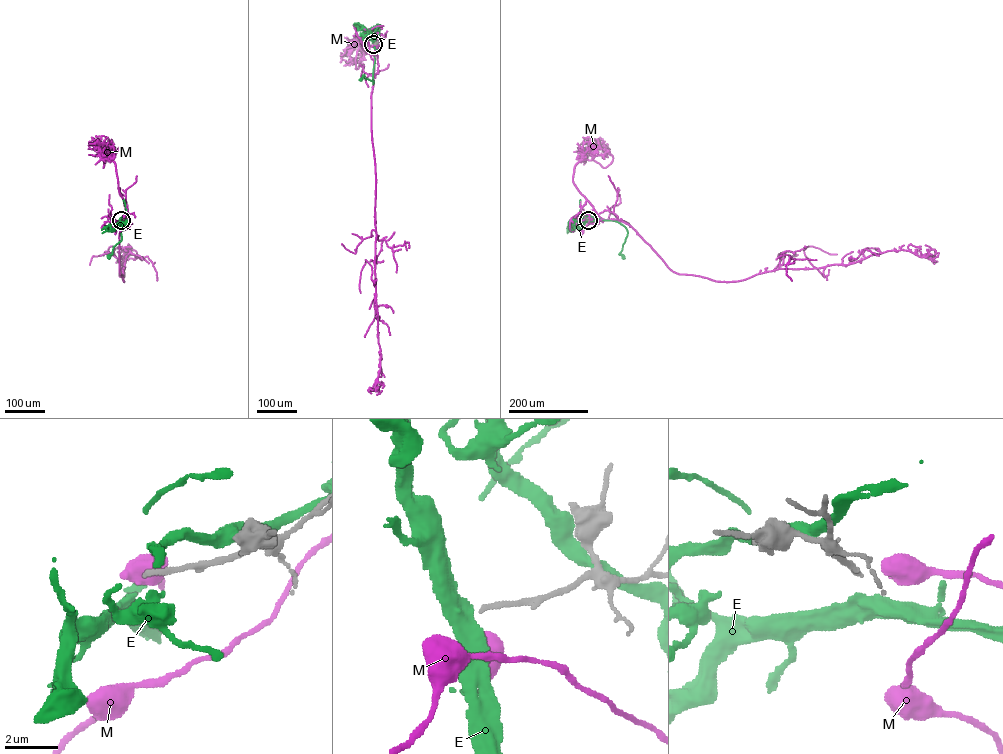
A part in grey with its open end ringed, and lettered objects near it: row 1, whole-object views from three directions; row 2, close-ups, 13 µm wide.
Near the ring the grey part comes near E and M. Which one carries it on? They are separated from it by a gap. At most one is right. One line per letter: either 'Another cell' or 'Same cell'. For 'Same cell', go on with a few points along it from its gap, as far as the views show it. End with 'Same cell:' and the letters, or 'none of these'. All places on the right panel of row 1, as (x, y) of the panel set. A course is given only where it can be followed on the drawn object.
E: Another cell
M: Another cell
Same cell: none of these

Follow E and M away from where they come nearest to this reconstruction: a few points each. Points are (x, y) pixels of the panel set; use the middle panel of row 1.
E: (373, 44), (374, 82), (364, 75), (361, 79)
M: (374, 44), (378, 45), (371, 129), (381, 354), (377, 379), (382, 390)

